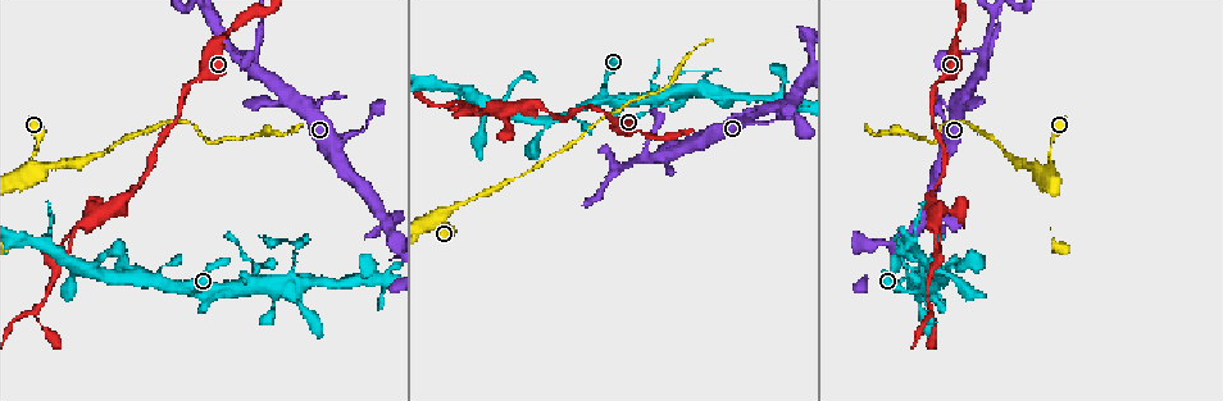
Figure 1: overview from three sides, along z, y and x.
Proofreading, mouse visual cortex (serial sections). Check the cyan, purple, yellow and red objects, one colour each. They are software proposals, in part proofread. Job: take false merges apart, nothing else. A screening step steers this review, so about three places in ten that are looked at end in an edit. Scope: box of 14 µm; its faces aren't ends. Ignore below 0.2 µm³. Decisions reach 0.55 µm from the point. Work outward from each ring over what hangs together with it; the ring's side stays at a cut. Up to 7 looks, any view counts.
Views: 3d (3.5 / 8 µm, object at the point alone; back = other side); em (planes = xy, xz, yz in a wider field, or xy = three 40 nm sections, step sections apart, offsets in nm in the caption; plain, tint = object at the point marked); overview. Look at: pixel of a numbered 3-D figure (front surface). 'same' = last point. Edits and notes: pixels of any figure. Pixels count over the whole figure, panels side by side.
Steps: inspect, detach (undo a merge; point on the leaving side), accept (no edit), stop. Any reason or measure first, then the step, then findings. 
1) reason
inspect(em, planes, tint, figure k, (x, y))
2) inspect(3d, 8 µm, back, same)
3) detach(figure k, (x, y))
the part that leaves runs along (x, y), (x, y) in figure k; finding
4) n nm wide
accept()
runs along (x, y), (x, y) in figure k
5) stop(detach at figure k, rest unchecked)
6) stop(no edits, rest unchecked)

thick turns thin
inspect(3d, 8 µm, figure 1, (1030, 168))

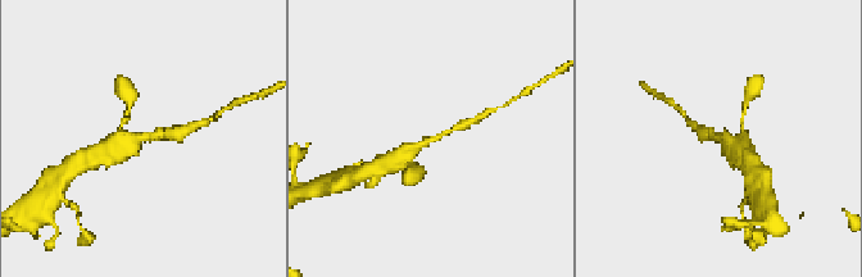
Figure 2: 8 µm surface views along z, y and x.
inspect(3d, 3.5 µm, figure 2, (429, 142))

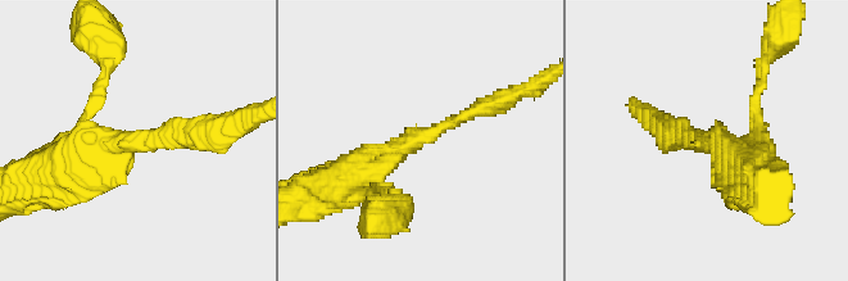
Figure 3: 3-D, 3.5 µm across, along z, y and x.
detach(figure 3, (452, 123))
the part that leaves runs along (412, 139), (431, 135), (526, 89) in figure 3; two cells meet here

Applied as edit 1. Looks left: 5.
thin neck
inspect(3d, 3.5 µm, figure 1, (938, 241))

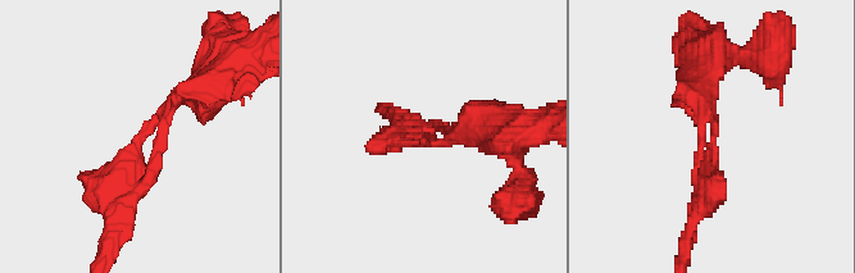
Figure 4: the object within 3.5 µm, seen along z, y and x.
now the EM
inspect(em, xy, step 5, tint, figure 4, (134, 141))

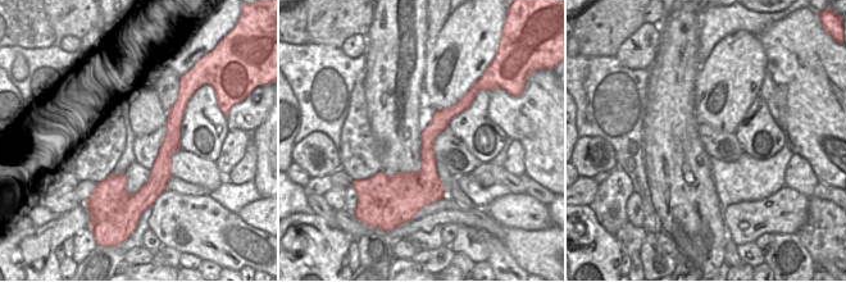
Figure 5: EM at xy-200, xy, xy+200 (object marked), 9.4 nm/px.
accept()
continuous, no second cell

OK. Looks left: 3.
inspect(3d, 3.5 µm, figure 1, (991, 11))

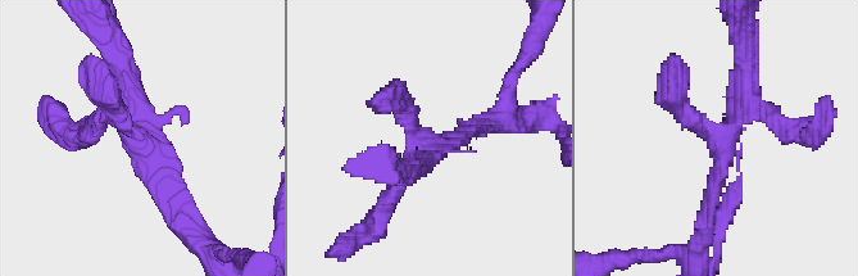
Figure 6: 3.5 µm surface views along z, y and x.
inspect(em, planes, tint, figure 6, (423, 147))

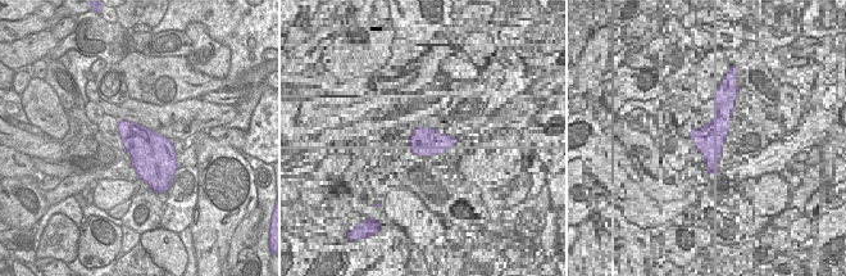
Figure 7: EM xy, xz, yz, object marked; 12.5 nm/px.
accept()
runs along (180, 212), (132, 105), (105, 114) in figure 6; continuous, no second cell

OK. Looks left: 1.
stop(detach at figure 3, rest unchecked)

